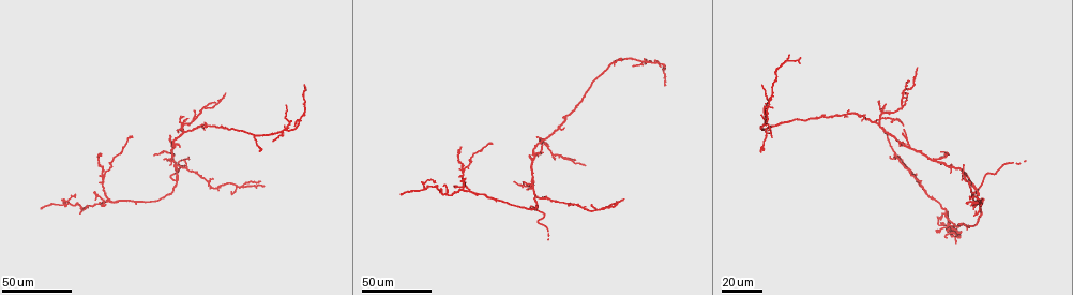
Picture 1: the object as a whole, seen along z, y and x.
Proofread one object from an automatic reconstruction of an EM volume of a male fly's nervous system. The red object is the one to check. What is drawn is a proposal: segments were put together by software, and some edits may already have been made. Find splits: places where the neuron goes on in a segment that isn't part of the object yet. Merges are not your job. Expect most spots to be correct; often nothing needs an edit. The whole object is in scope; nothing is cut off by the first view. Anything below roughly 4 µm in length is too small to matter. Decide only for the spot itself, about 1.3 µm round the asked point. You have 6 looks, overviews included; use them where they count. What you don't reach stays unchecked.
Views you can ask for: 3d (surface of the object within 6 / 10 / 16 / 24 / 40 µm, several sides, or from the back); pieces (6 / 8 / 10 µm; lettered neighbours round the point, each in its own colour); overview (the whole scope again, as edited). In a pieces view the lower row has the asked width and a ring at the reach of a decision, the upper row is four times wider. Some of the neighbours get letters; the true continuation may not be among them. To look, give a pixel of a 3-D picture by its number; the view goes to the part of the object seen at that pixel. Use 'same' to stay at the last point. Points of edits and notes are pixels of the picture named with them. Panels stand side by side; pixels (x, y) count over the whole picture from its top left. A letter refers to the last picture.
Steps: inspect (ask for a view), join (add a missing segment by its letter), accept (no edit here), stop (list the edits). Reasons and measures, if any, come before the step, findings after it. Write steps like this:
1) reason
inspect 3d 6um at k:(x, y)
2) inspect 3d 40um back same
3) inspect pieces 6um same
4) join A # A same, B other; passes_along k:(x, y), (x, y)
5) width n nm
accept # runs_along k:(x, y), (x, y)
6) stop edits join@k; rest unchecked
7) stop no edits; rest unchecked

inspect 3d 40um at 1:(194, 109)

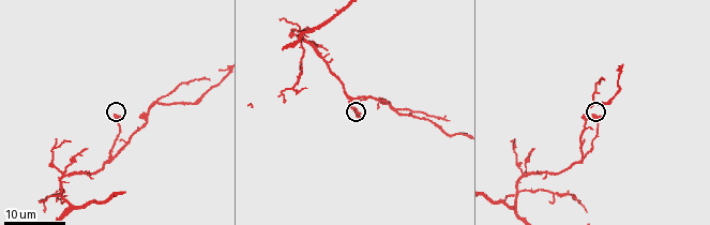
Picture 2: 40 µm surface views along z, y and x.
what lies round it
inspect pieces 6um at 2:(114, 113)

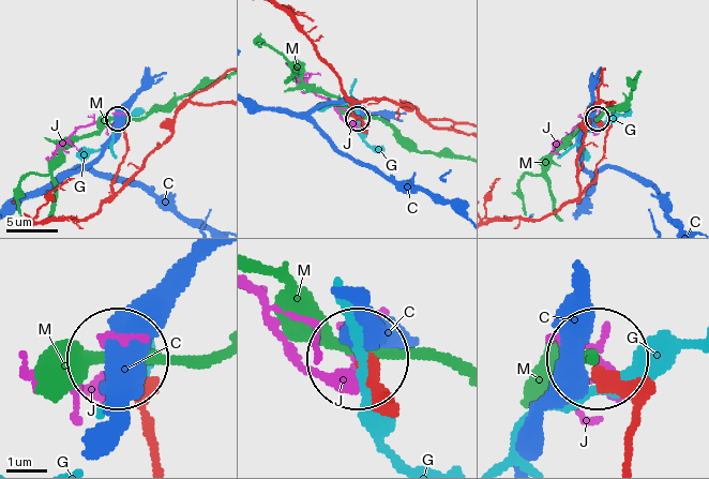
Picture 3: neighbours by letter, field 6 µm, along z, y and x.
accept # C other, G other, J other, M other; no lettered segment goes on from it

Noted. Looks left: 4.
end of a long branch
inspect 3d 24um at 1:(549, 240)

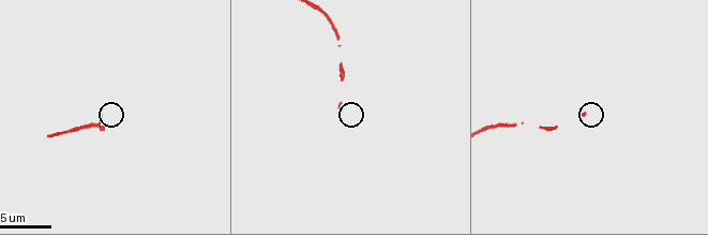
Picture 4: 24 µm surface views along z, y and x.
what lies round it
inspect pieces 6um at 4:(582, 114)

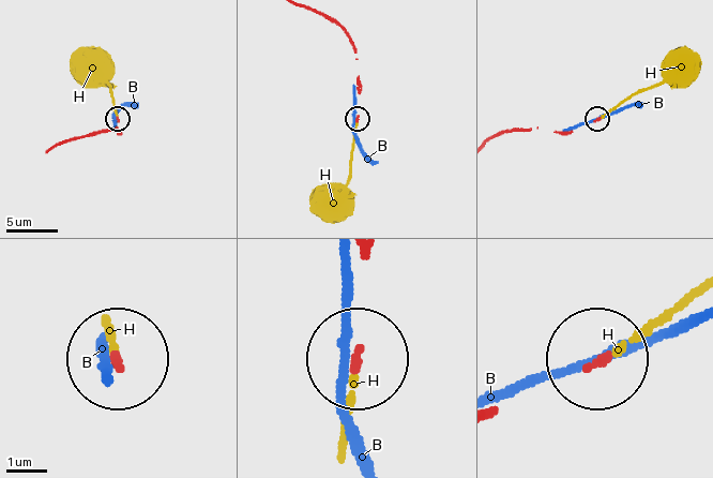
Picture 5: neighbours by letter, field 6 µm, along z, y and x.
join H # B other, H same; it goes on there

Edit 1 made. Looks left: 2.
stop edits join@5; rest unchecked

